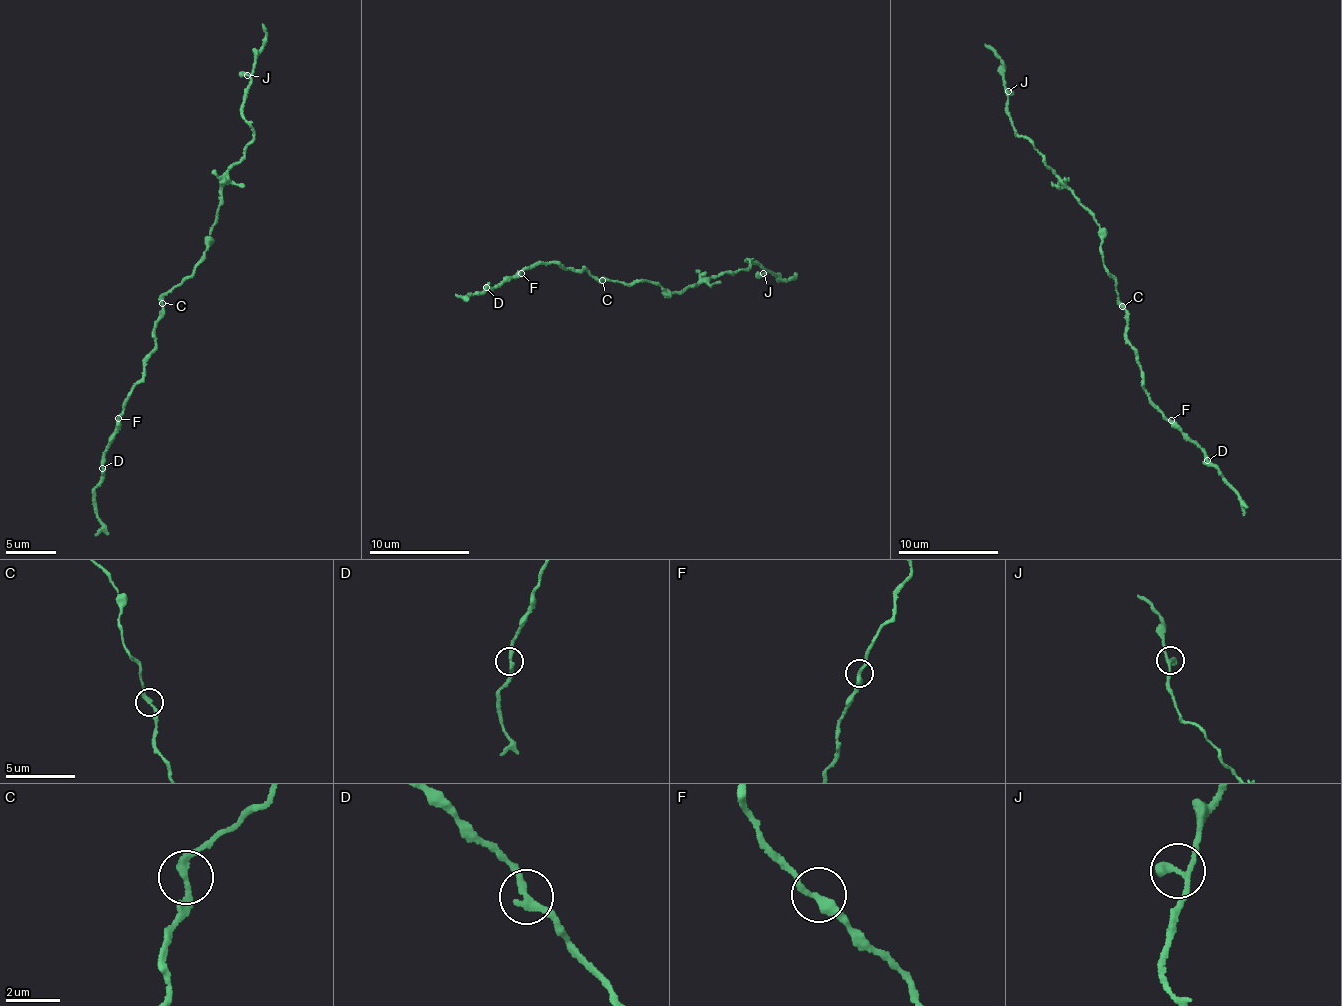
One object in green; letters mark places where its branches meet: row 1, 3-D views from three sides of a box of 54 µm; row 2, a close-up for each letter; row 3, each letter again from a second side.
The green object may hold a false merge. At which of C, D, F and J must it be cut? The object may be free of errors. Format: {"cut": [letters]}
{"cut": []}

